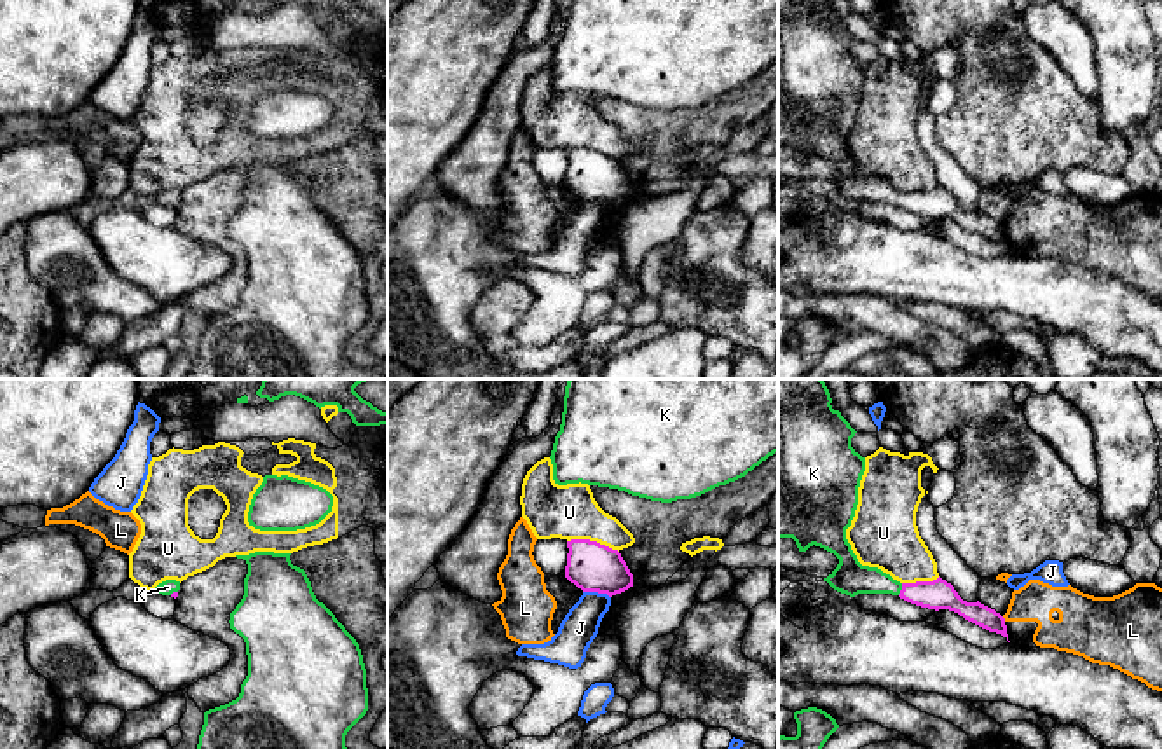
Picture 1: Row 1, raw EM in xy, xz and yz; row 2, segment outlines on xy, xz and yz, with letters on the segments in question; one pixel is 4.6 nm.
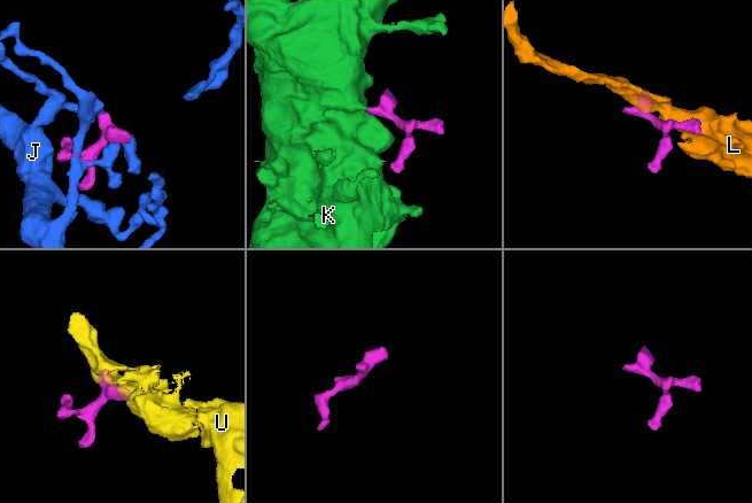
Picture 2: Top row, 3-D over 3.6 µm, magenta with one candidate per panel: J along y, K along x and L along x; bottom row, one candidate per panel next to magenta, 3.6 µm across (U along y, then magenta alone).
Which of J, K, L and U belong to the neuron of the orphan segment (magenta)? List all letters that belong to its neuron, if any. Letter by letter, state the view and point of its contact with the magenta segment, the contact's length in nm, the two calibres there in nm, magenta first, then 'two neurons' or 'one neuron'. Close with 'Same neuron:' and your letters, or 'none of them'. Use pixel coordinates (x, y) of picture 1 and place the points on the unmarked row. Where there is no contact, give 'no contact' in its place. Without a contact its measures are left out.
J: xz (597, 199) | 130 nm | 220/170 nm | two neurons
K: yz (902, 198) | 60 nm | 140/160 nm | one neuron
L: yz (1004, 227) | 30 nm | 100/180 nm | two neurons
U: xz (594, 151) | 240 nm | 220/260 nm | two neurons
Same neuron: K

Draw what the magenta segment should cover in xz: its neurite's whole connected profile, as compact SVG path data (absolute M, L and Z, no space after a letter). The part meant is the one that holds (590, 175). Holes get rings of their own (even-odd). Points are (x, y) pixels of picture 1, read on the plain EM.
M590 148L567 150L565 187L583 201L609 206L633 196L633 183L618 159Z

